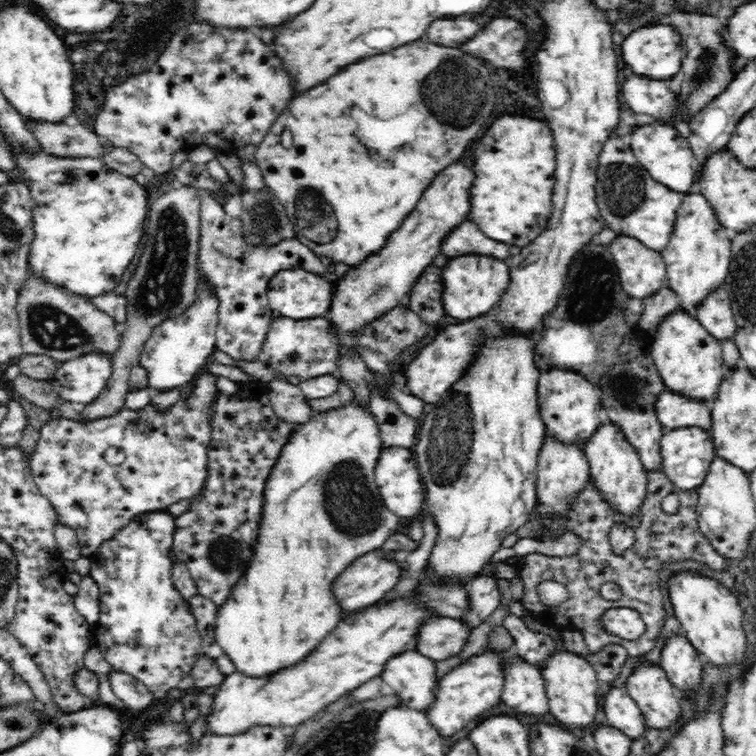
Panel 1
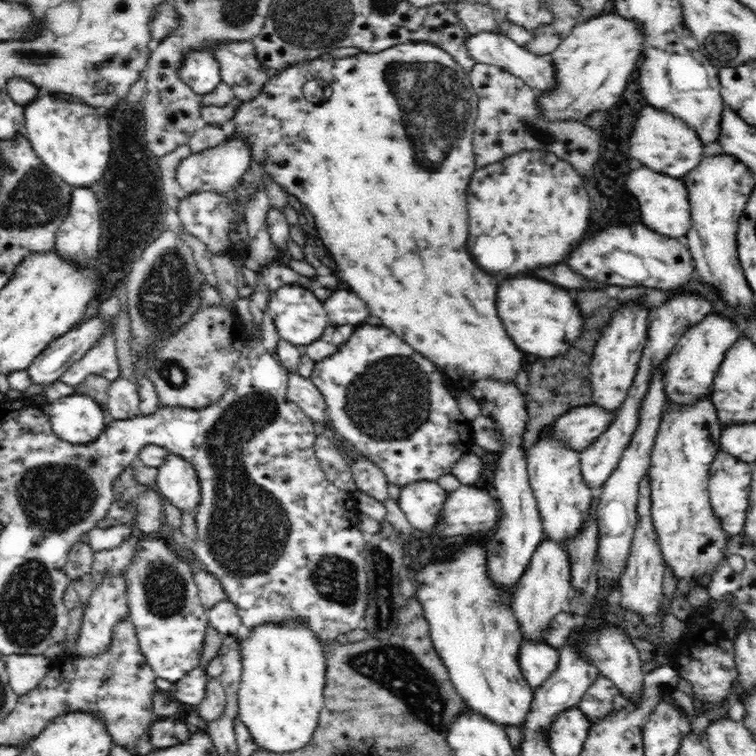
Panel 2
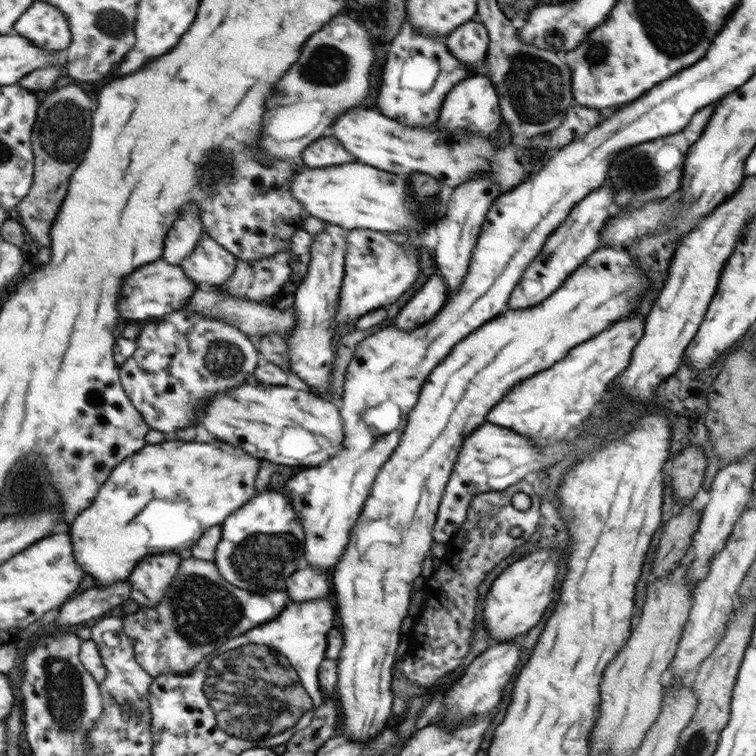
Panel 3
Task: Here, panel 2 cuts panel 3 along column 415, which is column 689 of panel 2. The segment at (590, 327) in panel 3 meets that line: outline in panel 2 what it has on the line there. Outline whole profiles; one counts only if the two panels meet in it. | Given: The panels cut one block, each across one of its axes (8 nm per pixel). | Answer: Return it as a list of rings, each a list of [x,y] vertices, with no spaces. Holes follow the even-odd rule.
[[[706,394],[694,404],[677,406],[667,402],[656,434],[647,470],[651,490],[650,512],[662,556],[680,578],[701,580],[712,575],[724,557],[728,535],[713,513],[708,491],[710,466],[719,452],[723,429],[710,394]]]

